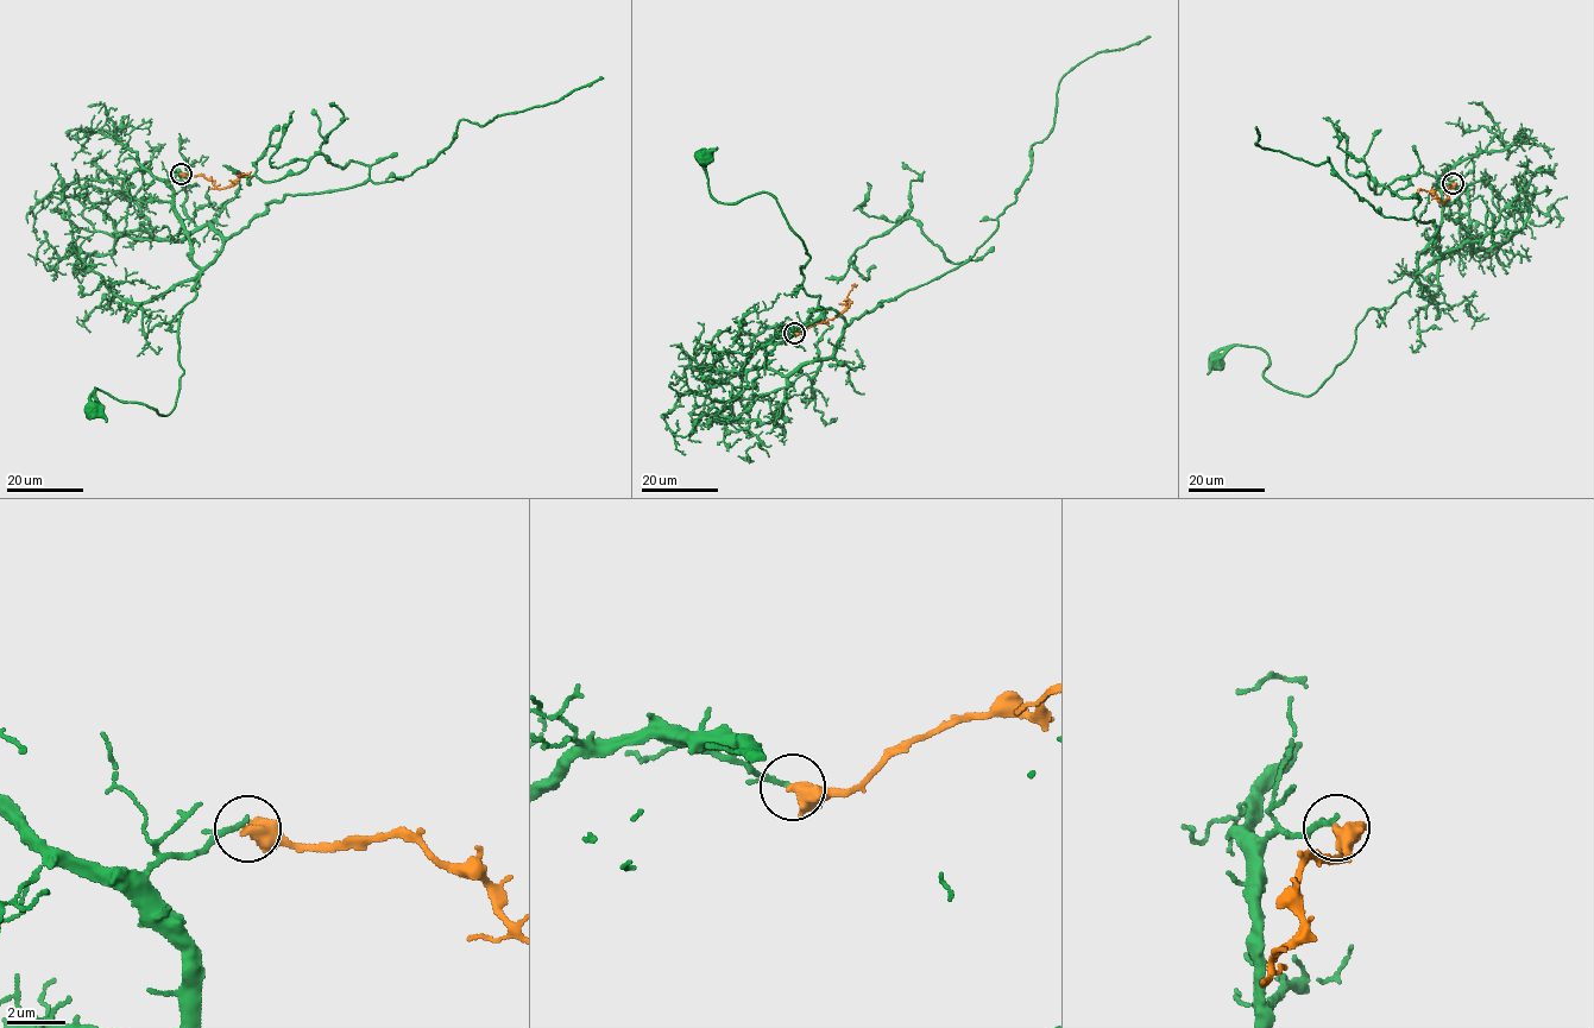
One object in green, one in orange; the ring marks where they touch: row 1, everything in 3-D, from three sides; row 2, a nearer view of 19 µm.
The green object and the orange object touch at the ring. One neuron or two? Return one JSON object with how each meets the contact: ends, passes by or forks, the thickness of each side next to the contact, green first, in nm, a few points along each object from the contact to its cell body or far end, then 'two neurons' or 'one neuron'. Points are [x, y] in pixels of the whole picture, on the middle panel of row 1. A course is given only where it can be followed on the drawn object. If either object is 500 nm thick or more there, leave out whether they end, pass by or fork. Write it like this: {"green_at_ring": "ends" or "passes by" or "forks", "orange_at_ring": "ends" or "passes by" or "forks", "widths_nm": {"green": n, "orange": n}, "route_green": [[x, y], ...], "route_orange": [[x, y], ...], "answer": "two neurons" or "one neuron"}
{"widths_nm": {"green": 190, "orange": 600}, "route_green": [[794, 333], [781, 326], [824, 310], [802, 285], [802, 240], [772, 195], [720, 203], [705, 159]], "route_orange": [[794, 333], [804, 333], [836, 317], [849, 306], [848, 294], [857, 284]], "answer": "two neurons"}

